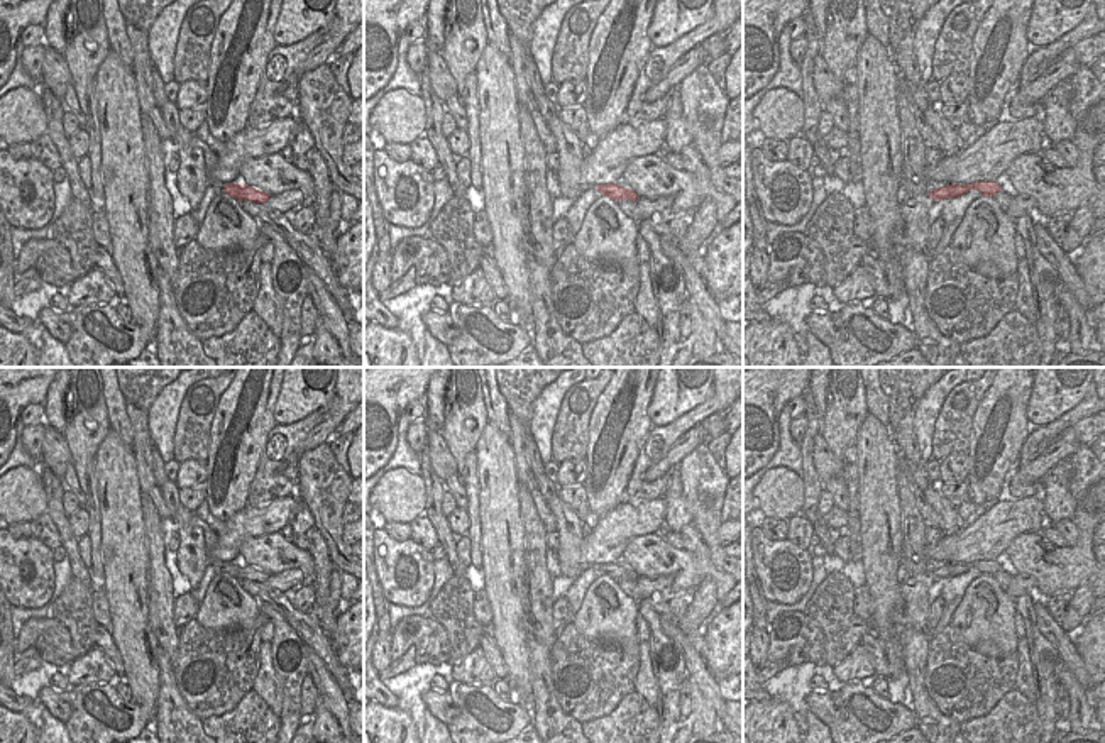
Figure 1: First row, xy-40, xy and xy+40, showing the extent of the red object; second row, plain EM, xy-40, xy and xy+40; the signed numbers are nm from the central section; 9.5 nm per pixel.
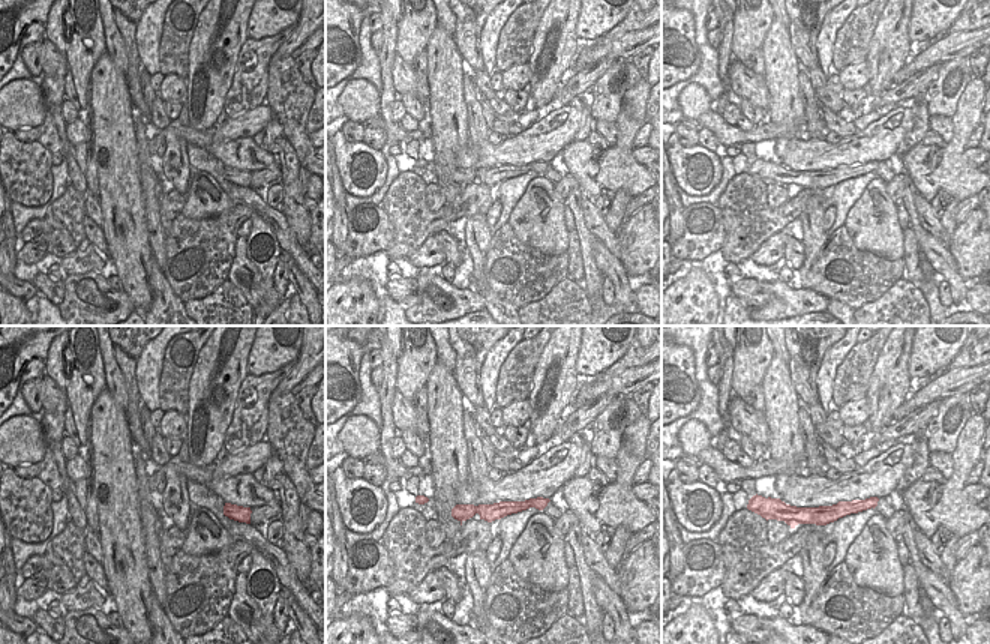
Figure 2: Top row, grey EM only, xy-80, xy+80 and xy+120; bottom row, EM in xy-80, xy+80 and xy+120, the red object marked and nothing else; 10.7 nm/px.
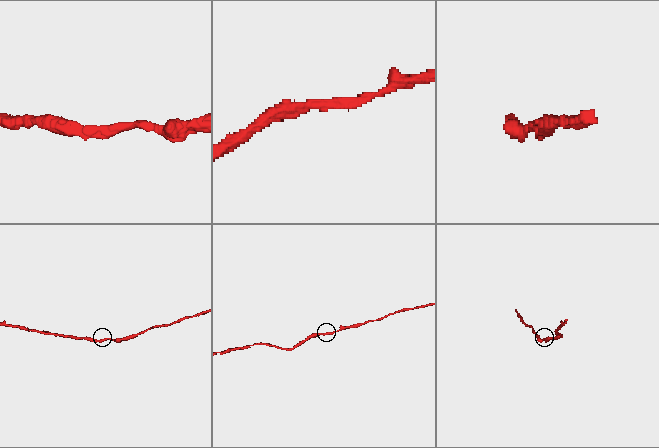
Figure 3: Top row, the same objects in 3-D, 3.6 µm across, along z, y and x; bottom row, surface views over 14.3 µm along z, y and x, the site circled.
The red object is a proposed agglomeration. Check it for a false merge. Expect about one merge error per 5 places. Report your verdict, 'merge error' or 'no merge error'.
no merge error

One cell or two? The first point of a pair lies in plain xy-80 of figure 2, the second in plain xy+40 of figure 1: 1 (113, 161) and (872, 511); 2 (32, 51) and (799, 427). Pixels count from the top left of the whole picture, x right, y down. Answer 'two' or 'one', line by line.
1: one
2: one

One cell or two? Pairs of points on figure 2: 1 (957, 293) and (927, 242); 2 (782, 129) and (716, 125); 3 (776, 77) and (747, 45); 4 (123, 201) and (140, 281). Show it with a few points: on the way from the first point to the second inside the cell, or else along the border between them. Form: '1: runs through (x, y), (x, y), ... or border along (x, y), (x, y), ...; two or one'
1: runs through (956, 281), (948, 267), (935, 254); one
2: runs through (765, 131), (755, 135), (732, 135); one
3: border along (774, 20), (761, 47); two
4: runs through (123, 221), (128, 227), (128, 245), (132, 261); one

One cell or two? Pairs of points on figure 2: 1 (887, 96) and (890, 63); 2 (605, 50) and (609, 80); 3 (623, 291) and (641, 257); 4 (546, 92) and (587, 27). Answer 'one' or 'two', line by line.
1: two
2: two
3: two
4: two

